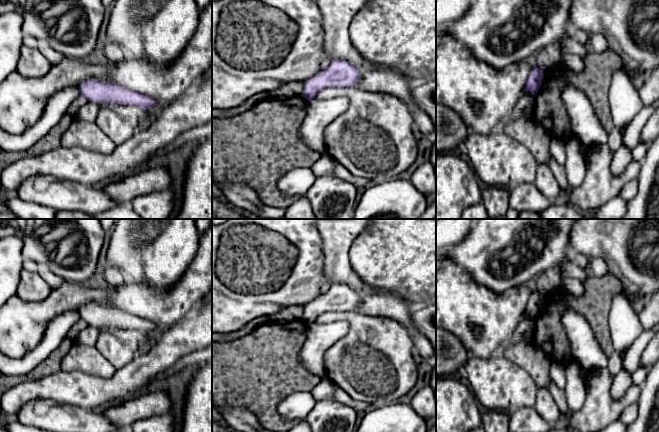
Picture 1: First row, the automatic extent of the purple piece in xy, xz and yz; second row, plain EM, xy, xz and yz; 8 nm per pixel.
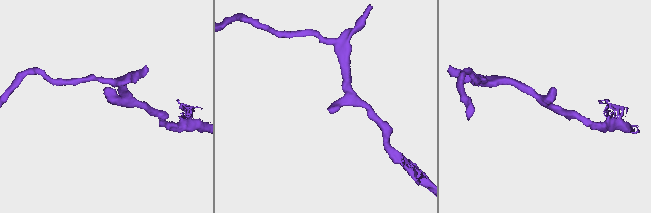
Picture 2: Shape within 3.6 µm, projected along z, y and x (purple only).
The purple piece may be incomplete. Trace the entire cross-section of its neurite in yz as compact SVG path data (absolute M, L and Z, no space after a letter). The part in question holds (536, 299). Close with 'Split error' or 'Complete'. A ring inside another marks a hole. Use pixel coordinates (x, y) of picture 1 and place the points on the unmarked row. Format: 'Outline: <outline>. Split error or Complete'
Outline: M537 290L532 291L523 316L530 315L533 319L535 319L540 312L543 300L544 296L541 293L539 293Z. Complete

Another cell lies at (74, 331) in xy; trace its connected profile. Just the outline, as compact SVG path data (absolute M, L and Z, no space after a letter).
M79 319L78 322L76 322L68 331L67 336L72 340L72 341L77 341L79 333L84 330L88 324L82 320Z

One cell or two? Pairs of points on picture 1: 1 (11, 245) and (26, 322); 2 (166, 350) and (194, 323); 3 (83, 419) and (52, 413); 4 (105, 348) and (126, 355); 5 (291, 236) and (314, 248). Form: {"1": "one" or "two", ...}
{"1": "two", "2": "one", "3": "one", "4": "one", "5": "one"}

